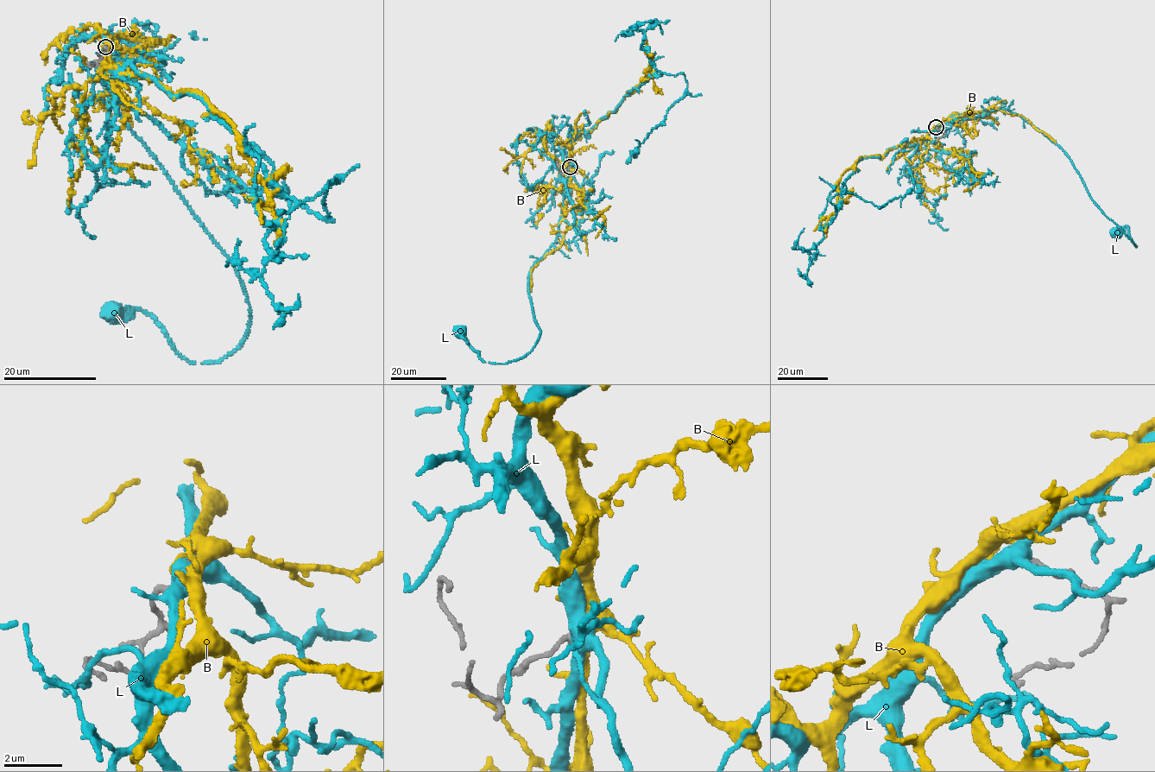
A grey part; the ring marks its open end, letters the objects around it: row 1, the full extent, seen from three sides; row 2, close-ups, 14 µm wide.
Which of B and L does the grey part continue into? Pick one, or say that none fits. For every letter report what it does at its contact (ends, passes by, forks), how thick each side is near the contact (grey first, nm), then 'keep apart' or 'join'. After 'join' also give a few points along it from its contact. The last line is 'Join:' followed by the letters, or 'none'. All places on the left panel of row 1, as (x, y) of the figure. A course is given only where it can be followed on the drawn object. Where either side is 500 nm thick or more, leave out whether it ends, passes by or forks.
B: it forks there; 170 nm thick on the grey side, 360 nm on the other; join; it runs (105, 47), (102, 68), (142, 73), (173, 96), (198, 91), (232, 126), (271, 201), (258, 205), (262, 224)
L: it forks there; 180 nm thick on the grey side, 440 nm on the other; keep apart
Join: B

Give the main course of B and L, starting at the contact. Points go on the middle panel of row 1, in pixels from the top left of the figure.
B: (570, 167), (568, 144), (615, 112), (639, 85), (645, 71), (649, 71), (646, 40)
L: (570, 167), (556, 241), (534, 263), (527, 278), (540, 331), (533, 349), (504, 363), (483, 361), (461, 332)

